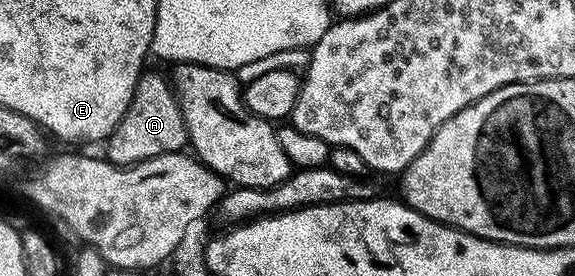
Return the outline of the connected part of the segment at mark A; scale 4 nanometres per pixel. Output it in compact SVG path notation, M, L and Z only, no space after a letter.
M141 73L130 107L112 130L112 136L107 138L107 159L116 166L132 166L166 152L181 151L188 144L188 125L171 80L160 73Z

